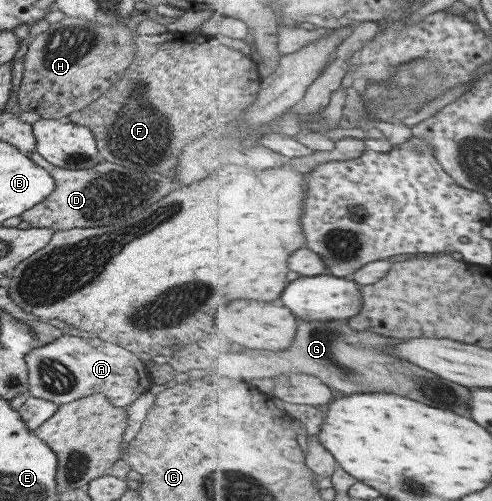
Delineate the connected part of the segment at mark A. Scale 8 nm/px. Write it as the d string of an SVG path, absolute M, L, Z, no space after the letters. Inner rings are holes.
M62 334L50 343L30 348L23 360L27 368L26 394L38 399L45 399L58 406L89 395L100 394L105 395L114 407L125 407L152 386L152 382L147 378L145 364L139 360L136 354L100 338Z

